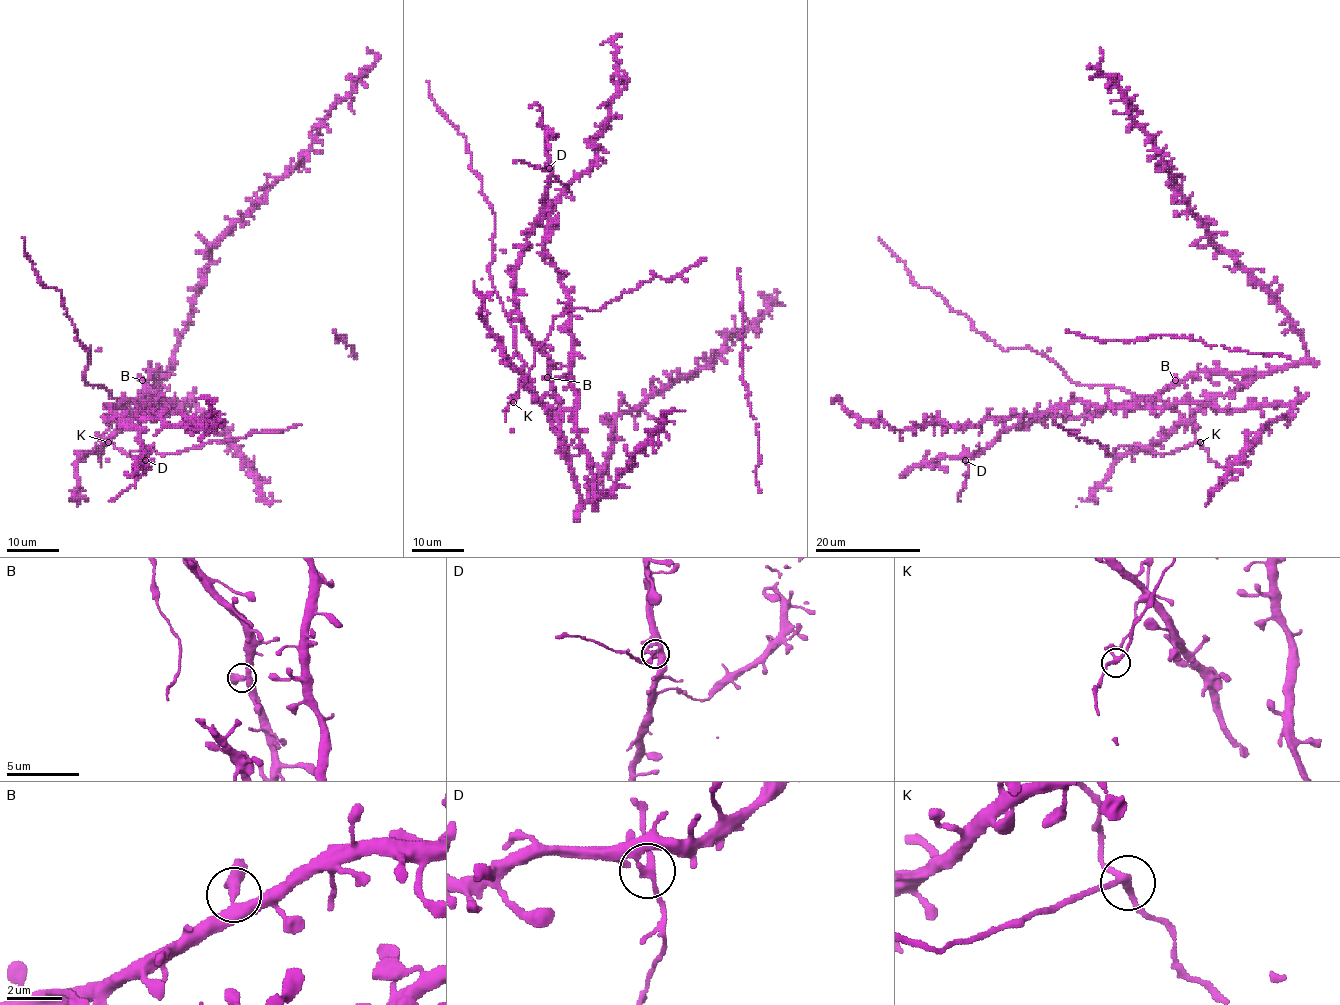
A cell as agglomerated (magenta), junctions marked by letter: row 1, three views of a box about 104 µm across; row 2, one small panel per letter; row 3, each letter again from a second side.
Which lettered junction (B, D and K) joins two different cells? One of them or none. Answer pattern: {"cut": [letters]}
{"cut": ["D"]}

